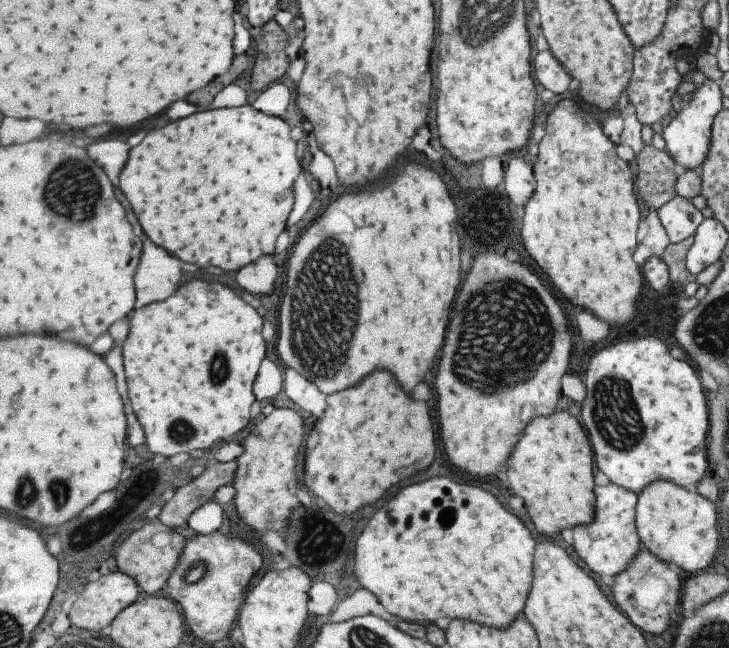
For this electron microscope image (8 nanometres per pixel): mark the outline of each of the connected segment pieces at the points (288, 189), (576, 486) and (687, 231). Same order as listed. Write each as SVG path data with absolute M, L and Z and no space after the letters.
M252 104L243 105L243 108L223 108L223 110L209 110L209 112L199 112L191 118L185 118L177 124L169 124L165 128L149 132L149 136L131 150L131 158L121 174L121 188L125 196L129 198L141 226L145 228L145 234L161 248L165 248L171 254L177 254L183 262L197 264L199 268L211 268L217 266L225 272L237 272L243 266L259 260L265 254L273 254L277 248L279 236L285 232L287 218L295 206L295 182L299 174L303 172L303 166L297 158L297 142L291 138L291 128L285 120L267 116L263 111L258 111Z
M557 412L555 416L539 418L533 420L527 430L523 440L519 442L517 454L513 454L511 462L506 468L506 476L512 488L512 494L524 498L527 504L528 515L530 516L536 530L546 537L557 536L565 528L573 530L579 525L590 525L596 517L596 506L598 502L595 492L595 472L593 472L593 450L589 436L581 422L567 414L567 412Z
M675 194L656 211L670 243L691 237L701 224L701 213L686 198Z

